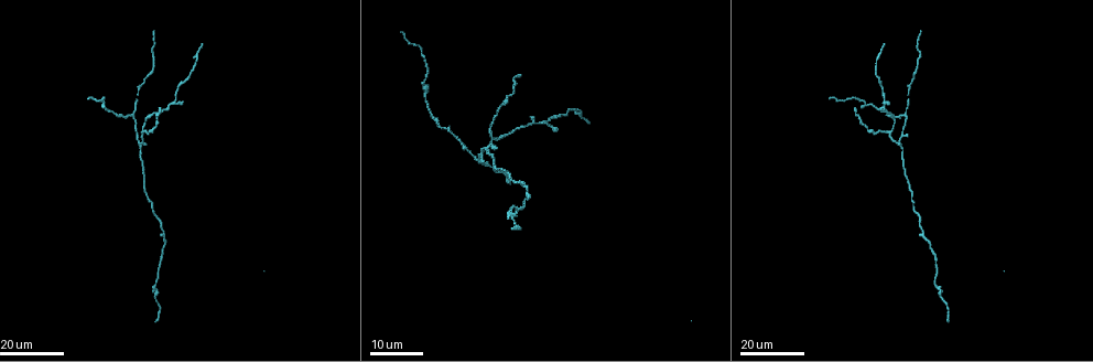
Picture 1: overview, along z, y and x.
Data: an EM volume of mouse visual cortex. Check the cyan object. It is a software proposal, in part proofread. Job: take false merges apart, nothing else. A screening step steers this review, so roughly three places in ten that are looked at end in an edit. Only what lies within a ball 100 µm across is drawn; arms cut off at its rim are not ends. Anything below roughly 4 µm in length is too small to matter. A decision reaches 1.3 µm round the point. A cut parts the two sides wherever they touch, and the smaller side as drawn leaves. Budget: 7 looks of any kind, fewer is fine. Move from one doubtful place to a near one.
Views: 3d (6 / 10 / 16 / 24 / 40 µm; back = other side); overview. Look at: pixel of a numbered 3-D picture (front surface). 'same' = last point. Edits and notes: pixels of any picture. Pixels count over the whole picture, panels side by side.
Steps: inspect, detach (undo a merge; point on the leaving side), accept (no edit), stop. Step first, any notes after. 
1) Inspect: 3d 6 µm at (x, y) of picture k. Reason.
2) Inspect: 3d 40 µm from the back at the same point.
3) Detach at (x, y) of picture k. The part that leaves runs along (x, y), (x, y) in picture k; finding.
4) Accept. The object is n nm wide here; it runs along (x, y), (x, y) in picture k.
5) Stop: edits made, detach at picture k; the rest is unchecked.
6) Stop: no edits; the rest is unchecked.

Inspect: 3d 16 µm at (423, 94) of picture 1. Thick turns thin.

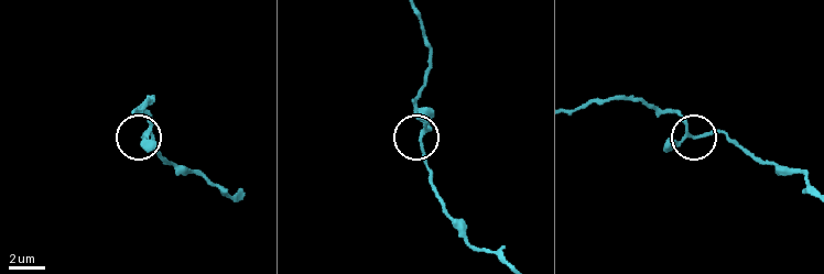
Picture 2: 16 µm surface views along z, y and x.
Inspect: 3d 6 µm at (694, 135) of picture 2.

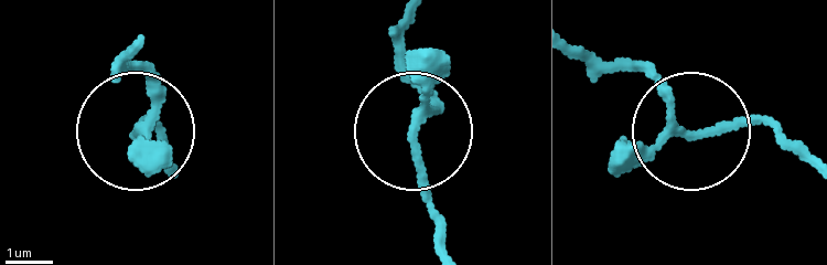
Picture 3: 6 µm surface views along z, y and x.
Inspect: 3d 6 µm from the back at (416, 129) of picture 3. Other side.

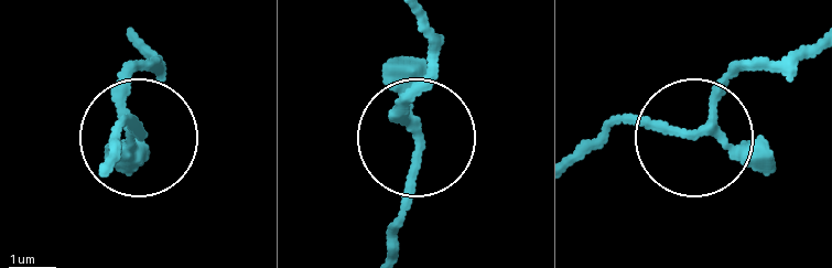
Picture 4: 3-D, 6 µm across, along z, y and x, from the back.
Accept. It runs along (573, 161), (633, 126), (704, 126), (759, 59) in picture 4; one neuron here.

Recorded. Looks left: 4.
Inspect: 3d 24 µm at (888, 133) of picture 1.

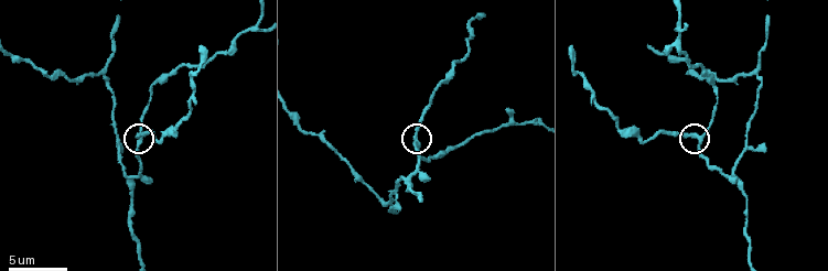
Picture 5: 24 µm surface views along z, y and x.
Inspect: 3d 6 µm at (699, 137) of picture 5.

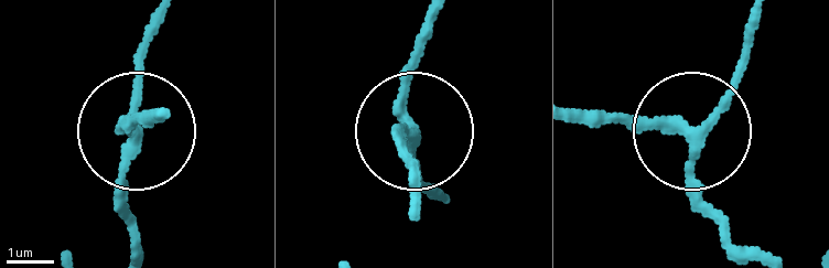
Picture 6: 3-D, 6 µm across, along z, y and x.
Accept. The object is 210 nm wide here; it runs along (415, 193), (402, 75), (426, 15) in picture 6; one neuron here.

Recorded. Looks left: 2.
Inspect: 3d 16 µm at (407, 180) of picture 5. Arms part here.

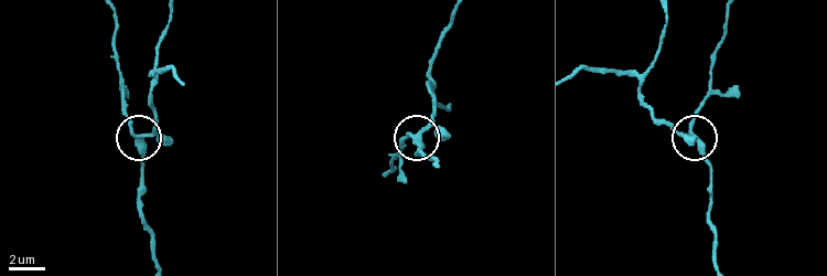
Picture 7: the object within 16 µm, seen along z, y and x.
Inspect: 3d 6 µm at (139, 134) of picture 7. Zoom in.

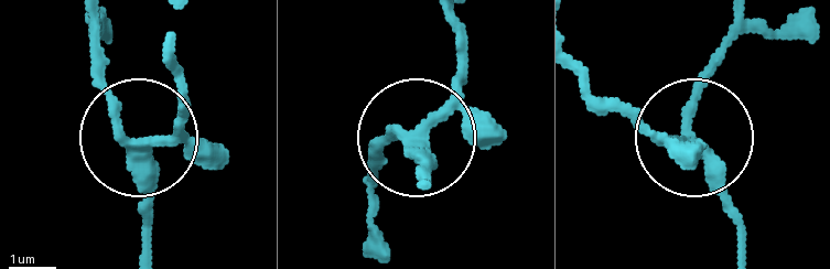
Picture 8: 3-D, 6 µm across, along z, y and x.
Accept. The side arm is 46 µm long; it runs along (143, 248), (148, 165), (93, 51) in picture 8; all the same neuron.

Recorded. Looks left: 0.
Stop: no edits; the rest is unchecked.

